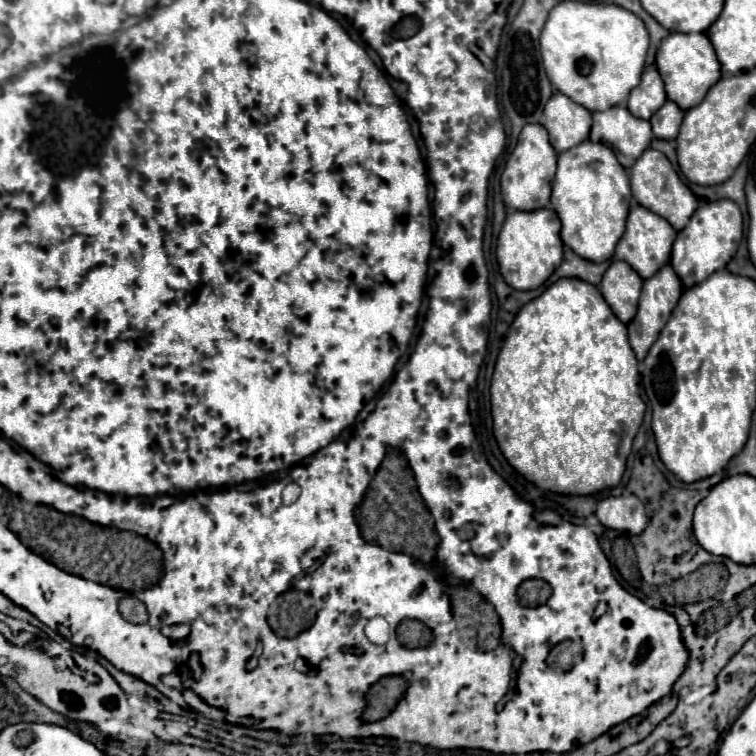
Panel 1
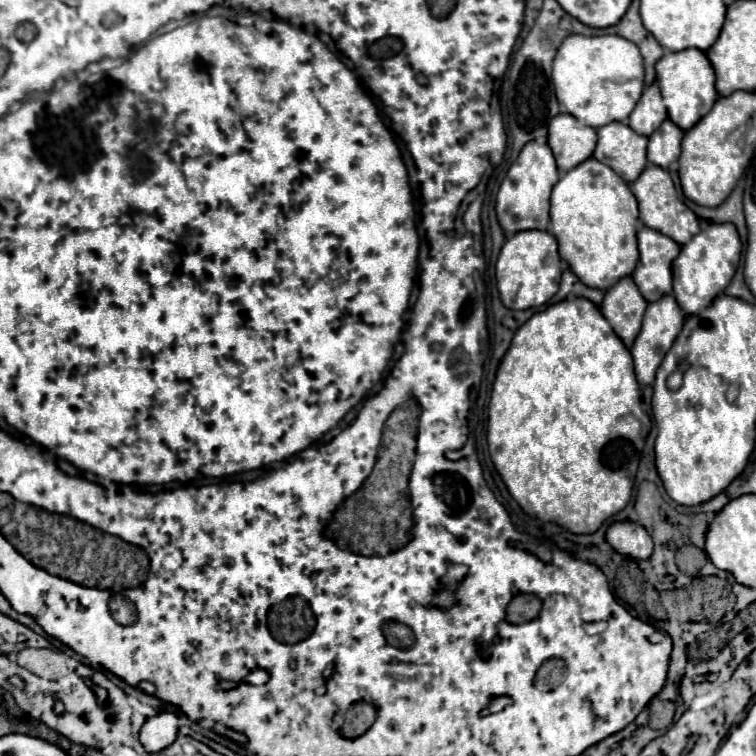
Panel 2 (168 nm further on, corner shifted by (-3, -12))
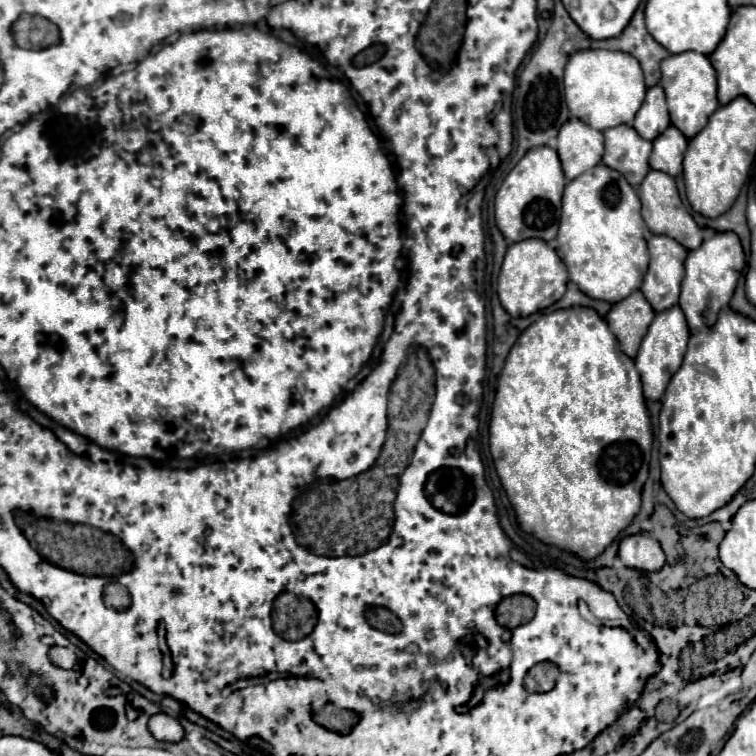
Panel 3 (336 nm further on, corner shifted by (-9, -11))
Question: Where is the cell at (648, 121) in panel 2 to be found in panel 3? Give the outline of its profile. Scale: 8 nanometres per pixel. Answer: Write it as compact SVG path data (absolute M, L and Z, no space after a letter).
M655 85L651 89L647 89L647 97L641 105L641 109L635 115L633 127L635 131L643 137L653 141L655 137L659 137L667 127L671 125L669 115L667 115L667 105L665 105L665 93L663 87Z

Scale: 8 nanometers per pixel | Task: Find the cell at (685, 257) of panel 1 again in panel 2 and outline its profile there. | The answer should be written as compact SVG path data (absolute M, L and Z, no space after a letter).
M713 222L699 234L695 234L689 244L681 246L681 254L673 262L673 296L677 296L677 302L681 304L683 312L687 314L701 312L705 306L709 306L709 300L713 300L727 288L739 266L741 250L743 250L741 238L737 234L735 224L731 222L723 224Z

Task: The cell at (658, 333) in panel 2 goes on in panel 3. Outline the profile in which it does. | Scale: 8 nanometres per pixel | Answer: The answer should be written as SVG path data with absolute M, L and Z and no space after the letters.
M671 307L671 309L655 315L647 335L643 337L639 353L635 357L635 367L641 377L643 395L647 401L659 401L663 397L671 375L679 369L679 363L683 361L687 341L689 341L689 327L687 327L687 321L683 319L683 311L679 311L679 307Z

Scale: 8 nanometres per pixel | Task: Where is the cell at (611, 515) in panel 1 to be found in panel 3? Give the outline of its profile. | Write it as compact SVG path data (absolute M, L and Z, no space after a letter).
M647 533L625 537L619 545L619 557L627 567L647 573L655 573L665 565L663 549Z

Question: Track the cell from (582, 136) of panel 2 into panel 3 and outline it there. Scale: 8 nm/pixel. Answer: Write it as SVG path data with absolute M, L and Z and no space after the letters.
M569 119L559 129L557 153L563 165L563 173L571 181L583 171L601 163L603 133L587 127L587 123L579 119Z

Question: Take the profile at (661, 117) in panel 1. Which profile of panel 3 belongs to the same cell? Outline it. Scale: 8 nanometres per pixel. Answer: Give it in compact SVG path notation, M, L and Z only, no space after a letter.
M669 125L667 131L663 131L663 135L659 135L659 139L653 141L649 167L675 177L677 173L681 173L685 149L687 149L687 139L677 127Z

